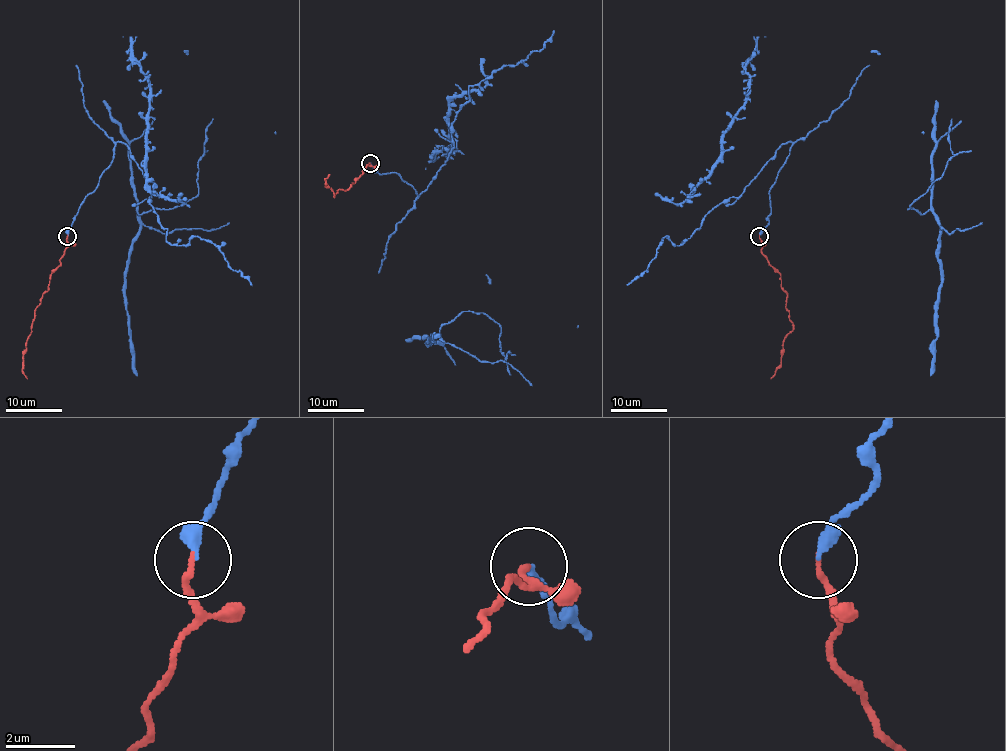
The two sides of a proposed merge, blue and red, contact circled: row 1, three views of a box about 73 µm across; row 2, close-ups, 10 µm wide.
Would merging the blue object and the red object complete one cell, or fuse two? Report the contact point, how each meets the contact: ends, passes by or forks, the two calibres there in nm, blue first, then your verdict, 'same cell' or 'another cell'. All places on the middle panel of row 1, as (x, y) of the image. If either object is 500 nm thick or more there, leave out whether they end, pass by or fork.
place (370, 163); blue ends; red ends; calibres 380 and 170 nm; same cell

